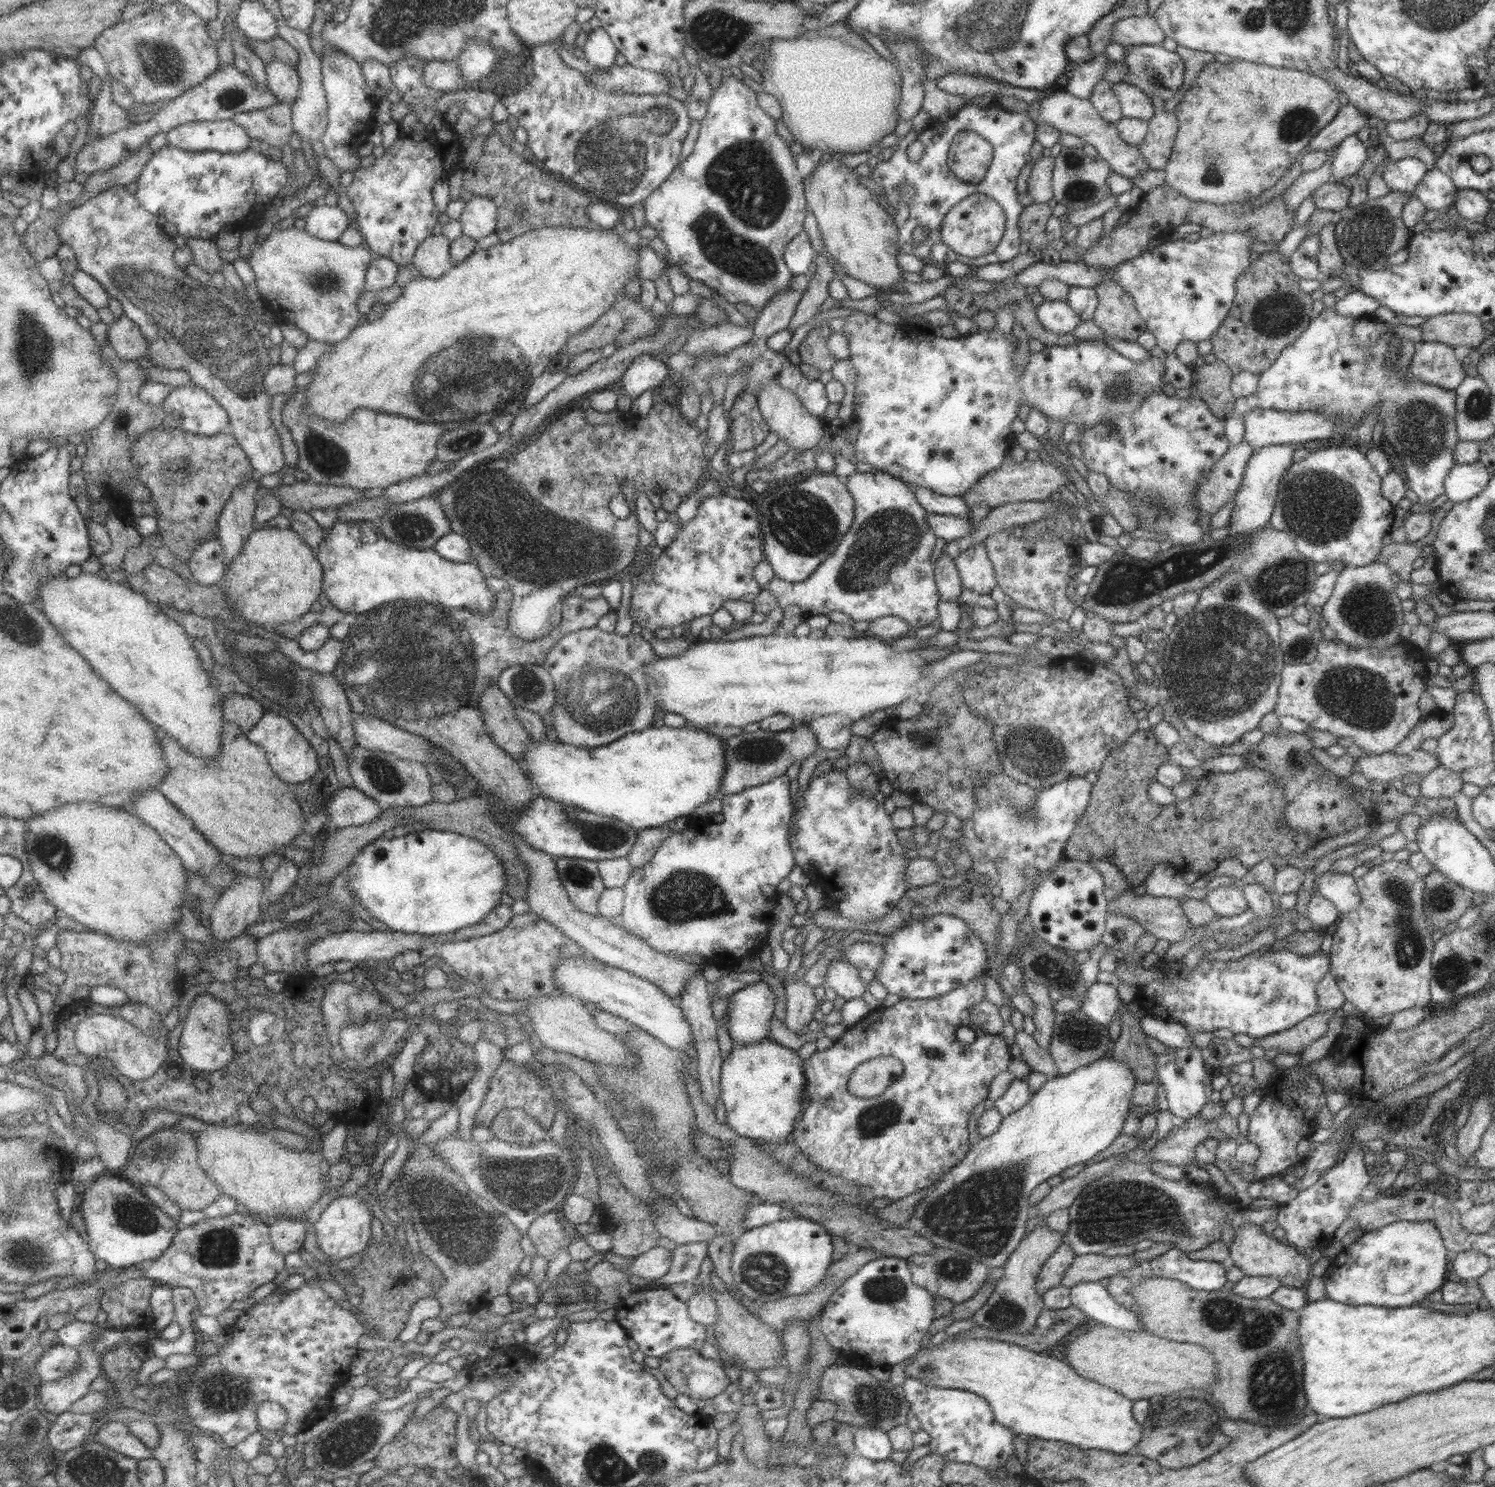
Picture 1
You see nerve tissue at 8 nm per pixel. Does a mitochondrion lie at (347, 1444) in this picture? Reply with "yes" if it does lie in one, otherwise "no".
yes

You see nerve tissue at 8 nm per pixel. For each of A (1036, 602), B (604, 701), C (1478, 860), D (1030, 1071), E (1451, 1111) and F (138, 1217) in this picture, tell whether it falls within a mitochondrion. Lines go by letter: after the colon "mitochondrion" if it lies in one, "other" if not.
A: other
B: mitochondrion
C: other
D: other
E: other
F: mitochondrion

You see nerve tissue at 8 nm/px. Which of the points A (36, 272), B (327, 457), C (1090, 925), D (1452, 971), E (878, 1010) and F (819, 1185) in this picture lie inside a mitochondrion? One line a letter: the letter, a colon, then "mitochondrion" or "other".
A: other
B: mitochondrion
C: other
D: mitochondrion
E: other
F: other

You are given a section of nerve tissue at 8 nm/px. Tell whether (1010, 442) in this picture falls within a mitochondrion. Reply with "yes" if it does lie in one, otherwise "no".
no

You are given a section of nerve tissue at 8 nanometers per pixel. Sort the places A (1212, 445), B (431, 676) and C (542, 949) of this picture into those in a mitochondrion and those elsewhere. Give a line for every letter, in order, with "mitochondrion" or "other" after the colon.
A: other
B: mitochondrion
C: other

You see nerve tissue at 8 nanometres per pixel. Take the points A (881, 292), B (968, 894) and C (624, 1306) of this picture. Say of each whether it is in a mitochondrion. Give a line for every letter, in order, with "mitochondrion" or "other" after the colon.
A: other
B: other
C: other

